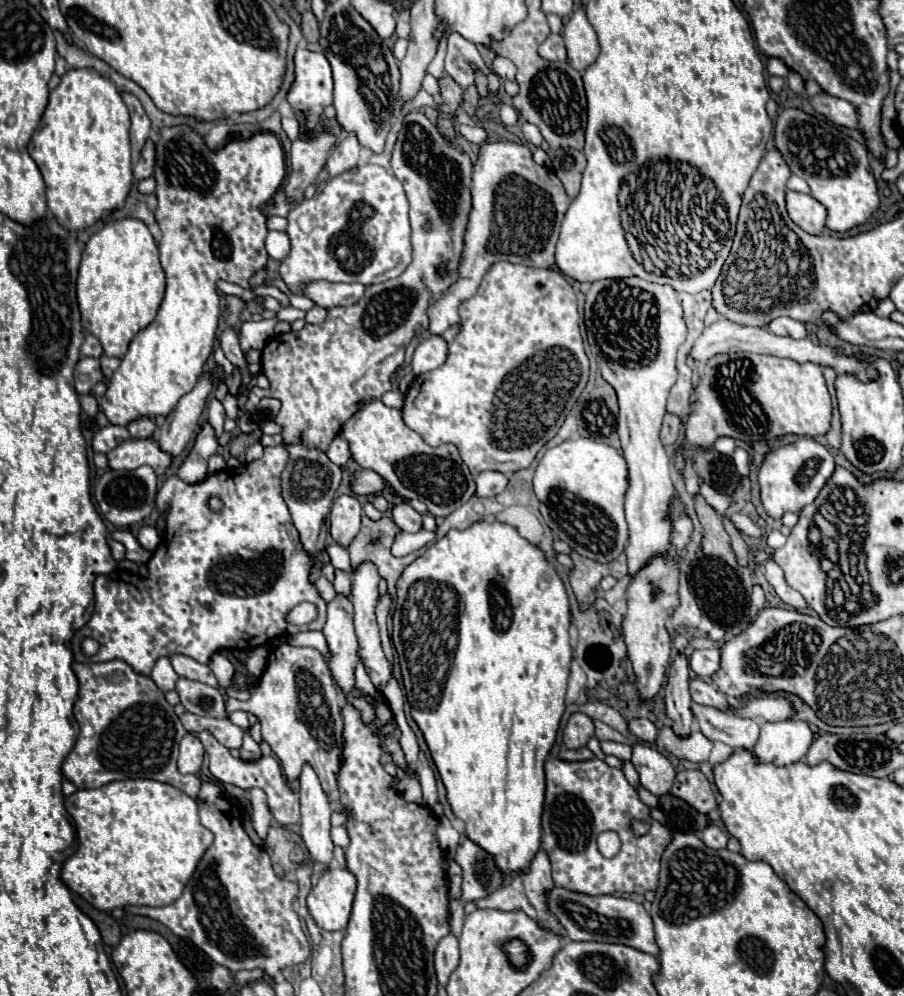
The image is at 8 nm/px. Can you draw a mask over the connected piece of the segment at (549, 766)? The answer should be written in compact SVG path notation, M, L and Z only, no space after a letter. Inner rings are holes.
M547 758L545 762L545 806L541 848L547 852L553 868L555 886L563 886L589 896L637 892L657 888L659 860L665 846L671 842L669 828L651 818L649 808L639 800L635 788L625 780L619 768L607 766L603 760L565 762ZM633 820L651 824L643 836L633 834ZM605 830L615 830L621 838L621 850L613 858L605 858L597 850L597 836Z

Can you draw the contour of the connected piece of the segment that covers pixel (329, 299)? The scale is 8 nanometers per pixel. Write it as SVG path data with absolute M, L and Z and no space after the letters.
M325 280L307 284L305 296L309 296L317 306L333 308L333 306L351 306L355 304L363 294L367 286L353 282L353 284L331 284Z

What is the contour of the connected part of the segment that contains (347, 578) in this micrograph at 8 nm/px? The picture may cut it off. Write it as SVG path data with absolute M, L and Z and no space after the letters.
M335 570L333 586L335 586L337 592L341 592L345 596L351 596L351 574L345 572L345 570Z

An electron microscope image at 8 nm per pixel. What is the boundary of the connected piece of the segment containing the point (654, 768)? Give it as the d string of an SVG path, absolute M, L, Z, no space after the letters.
M635 744L631 764L639 772L641 786L655 796L663 796L675 782L675 768L671 762L649 744Z

